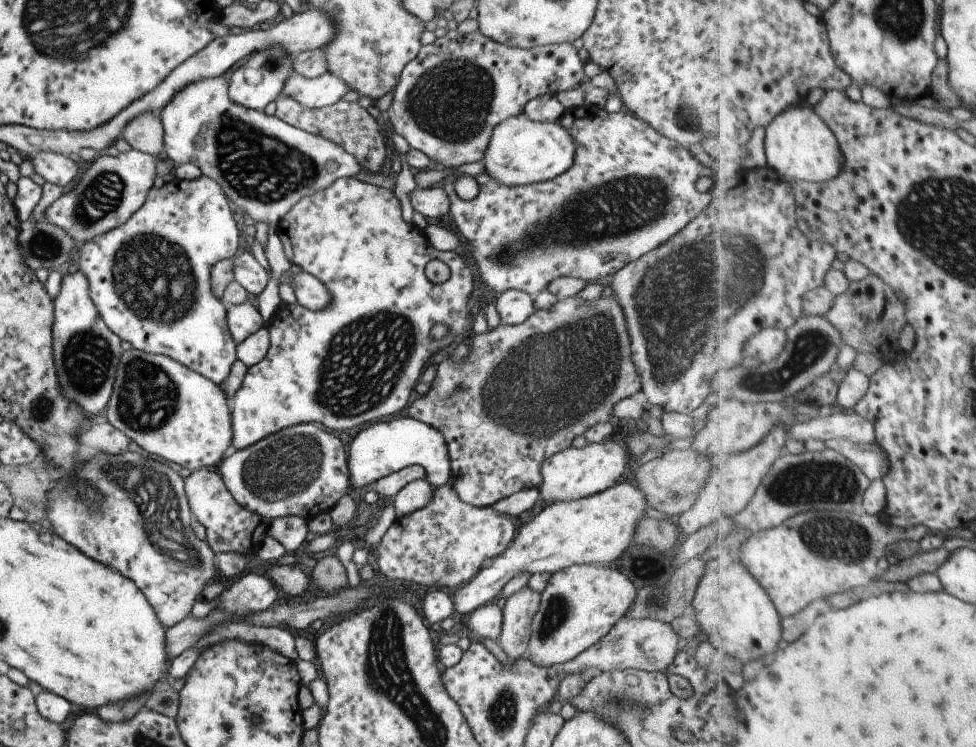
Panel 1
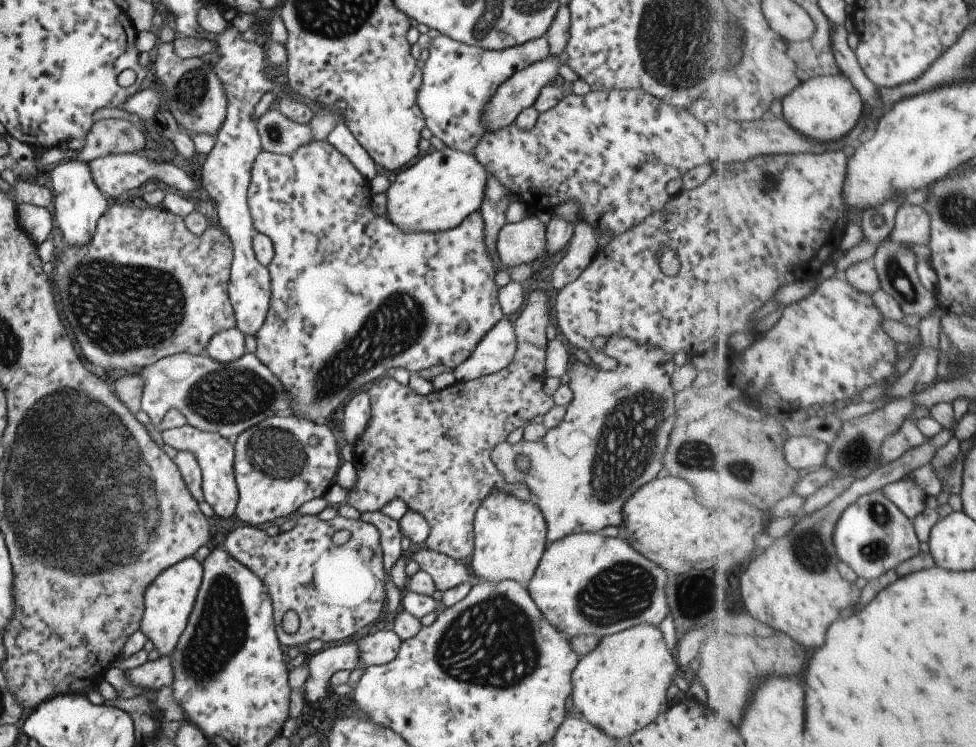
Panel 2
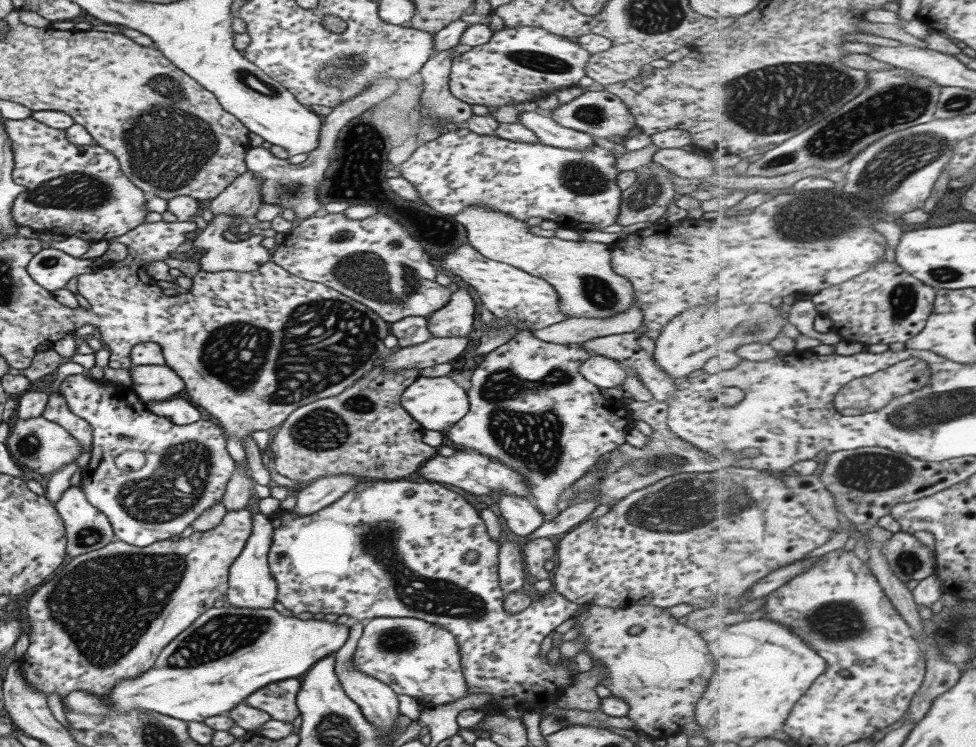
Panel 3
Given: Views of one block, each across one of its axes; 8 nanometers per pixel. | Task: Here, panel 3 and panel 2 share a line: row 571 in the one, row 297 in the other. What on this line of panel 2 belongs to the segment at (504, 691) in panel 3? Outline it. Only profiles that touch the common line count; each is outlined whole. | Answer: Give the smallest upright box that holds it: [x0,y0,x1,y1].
[246,139,503,421]

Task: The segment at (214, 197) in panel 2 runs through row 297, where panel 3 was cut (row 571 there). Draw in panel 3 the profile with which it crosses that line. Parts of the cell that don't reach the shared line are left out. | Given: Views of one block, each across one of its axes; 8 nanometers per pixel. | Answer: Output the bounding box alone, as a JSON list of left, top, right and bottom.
[225,511,276,608]

